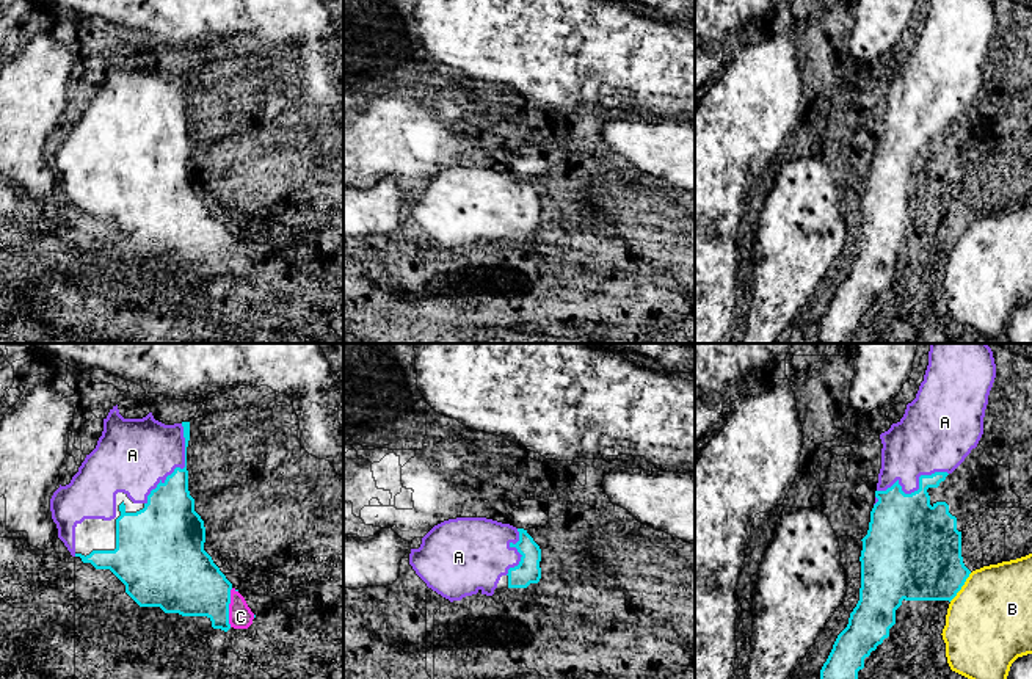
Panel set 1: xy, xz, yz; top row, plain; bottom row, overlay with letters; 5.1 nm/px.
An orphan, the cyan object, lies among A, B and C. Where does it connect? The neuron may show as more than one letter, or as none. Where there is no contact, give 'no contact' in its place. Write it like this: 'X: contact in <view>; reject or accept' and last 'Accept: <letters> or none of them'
A: contact in xy; accept
B: contact in yz; reject
C: contact in xy; accept
Accept: A, C

